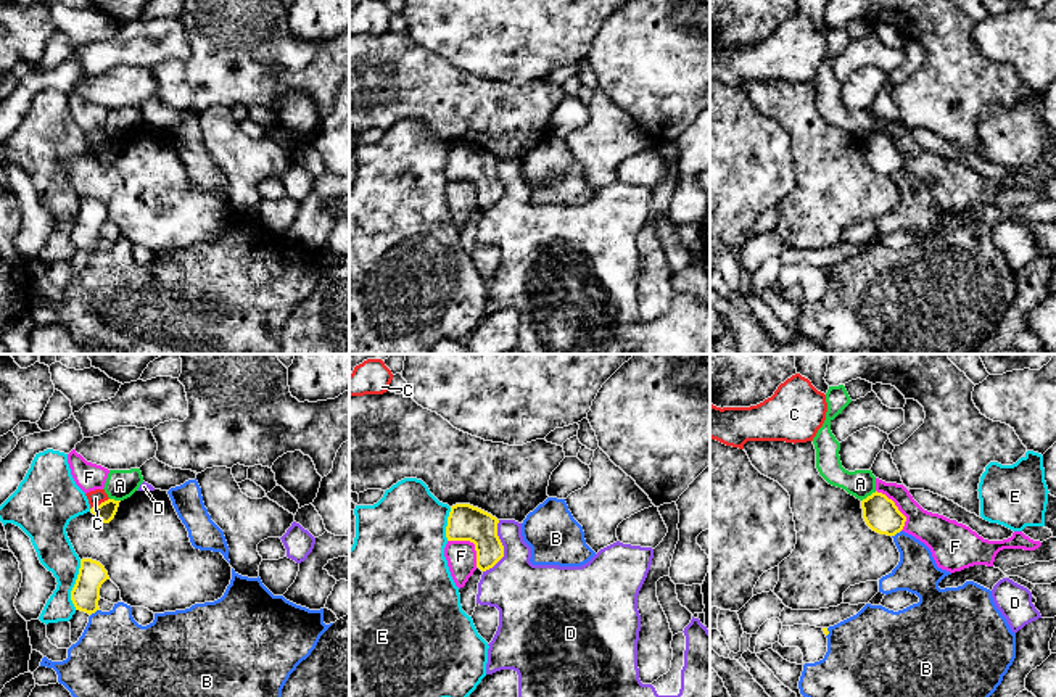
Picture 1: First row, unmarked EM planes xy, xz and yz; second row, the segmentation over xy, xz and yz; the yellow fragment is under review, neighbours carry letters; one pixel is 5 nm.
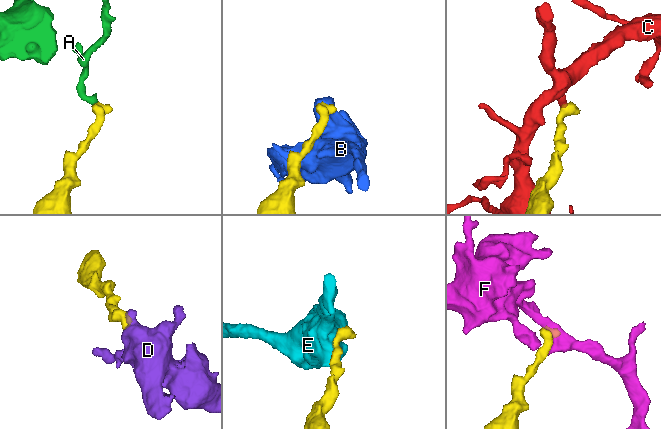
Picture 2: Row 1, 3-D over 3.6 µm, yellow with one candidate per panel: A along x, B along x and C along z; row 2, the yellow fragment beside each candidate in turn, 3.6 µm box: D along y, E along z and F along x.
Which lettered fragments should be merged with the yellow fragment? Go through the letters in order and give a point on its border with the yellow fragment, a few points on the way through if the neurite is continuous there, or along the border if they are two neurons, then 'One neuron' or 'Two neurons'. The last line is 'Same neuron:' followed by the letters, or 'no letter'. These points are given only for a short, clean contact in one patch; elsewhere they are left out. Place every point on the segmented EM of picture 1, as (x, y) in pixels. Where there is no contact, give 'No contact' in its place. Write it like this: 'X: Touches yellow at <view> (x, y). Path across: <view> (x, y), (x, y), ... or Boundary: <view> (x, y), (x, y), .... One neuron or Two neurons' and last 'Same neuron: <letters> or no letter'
A: Touches yellow at yz (868, 496). Boundary: yz (876, 491), (862, 501). Two neurons
B: Touches yellow at xy (94, 612). Two neurons
C: Touches yellow at xy (100, 504). Boundary: xy (108, 498), (90, 509). Two neurons
D: Touches yellow at xz (503, 548). Boundary: xz (499, 520), (498, 538), (503, 546), (503, 556), (483, 572). Two neurons
E: Touches yellow at xy (74, 585). Two neurons
F: Touches yellow at xz (472, 541). Two neurons
Same neuron: no letter

